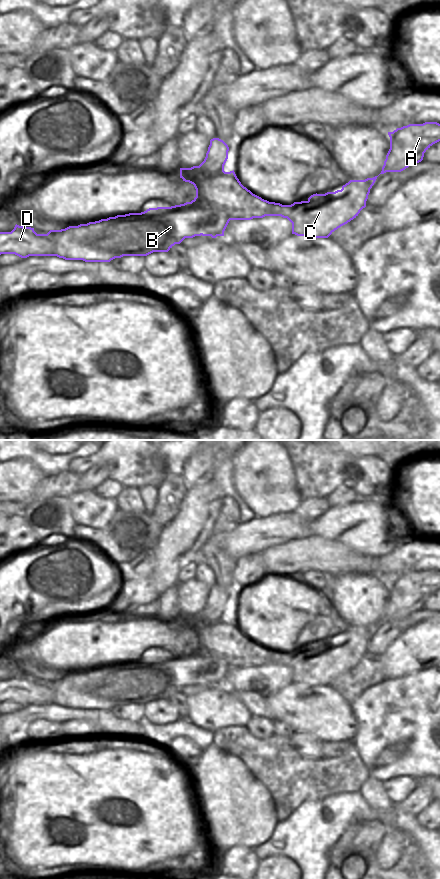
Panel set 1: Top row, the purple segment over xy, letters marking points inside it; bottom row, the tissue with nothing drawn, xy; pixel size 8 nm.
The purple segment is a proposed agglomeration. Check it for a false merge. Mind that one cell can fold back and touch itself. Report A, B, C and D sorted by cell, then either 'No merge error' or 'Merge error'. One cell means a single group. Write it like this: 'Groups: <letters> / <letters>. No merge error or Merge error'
Groups: A C / B D. Merge error

